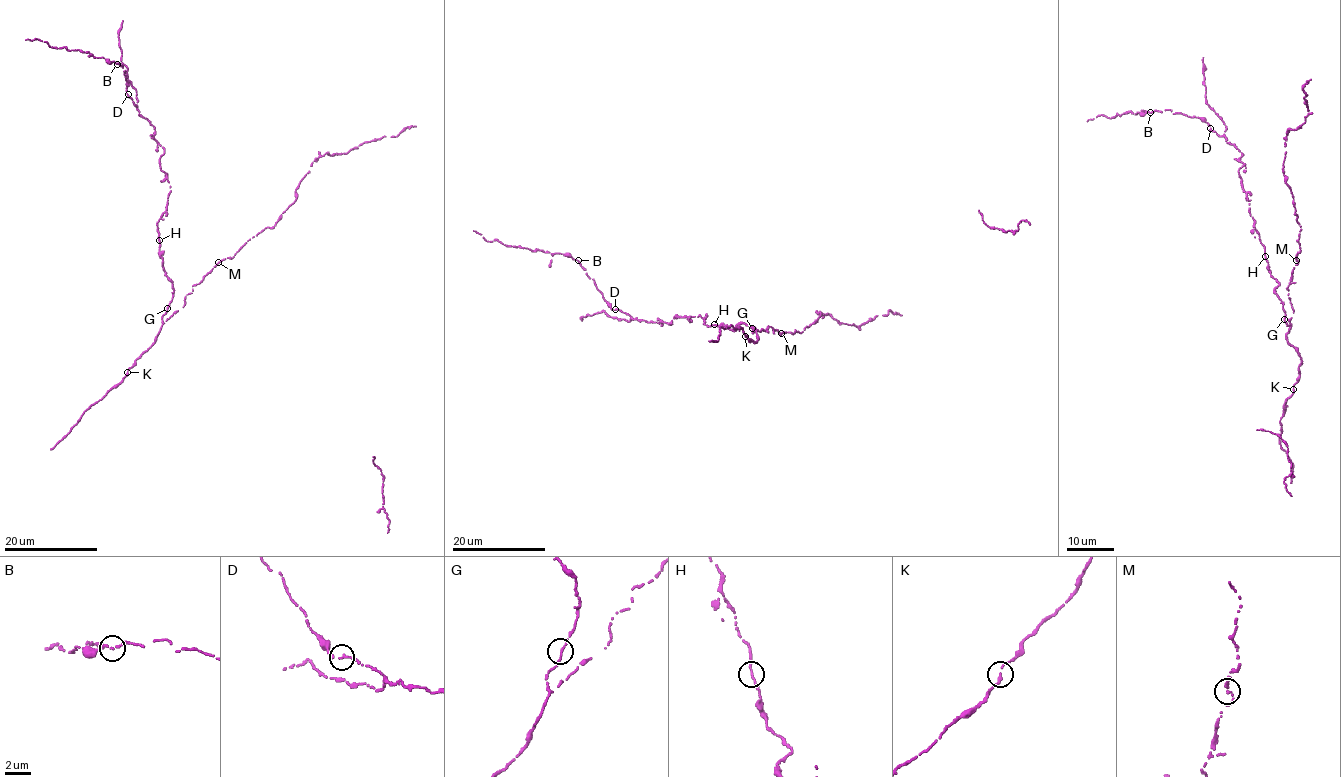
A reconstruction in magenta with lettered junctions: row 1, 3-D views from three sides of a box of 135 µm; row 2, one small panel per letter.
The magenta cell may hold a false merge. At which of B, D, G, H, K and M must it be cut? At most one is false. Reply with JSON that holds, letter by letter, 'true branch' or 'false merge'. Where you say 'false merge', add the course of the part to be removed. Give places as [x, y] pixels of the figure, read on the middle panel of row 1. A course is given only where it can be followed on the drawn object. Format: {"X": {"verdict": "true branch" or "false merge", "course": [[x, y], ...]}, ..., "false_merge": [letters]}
{"B": {"verdict": "true branch"}, "D": {"verdict": "true branch"}, "G": {"verdict": "true branch"}, "H": {"verdict": "true branch"}, "K": {"verdict": "true branch"}, "M": {"verdict": "true branch"}, "false_merge": []}

